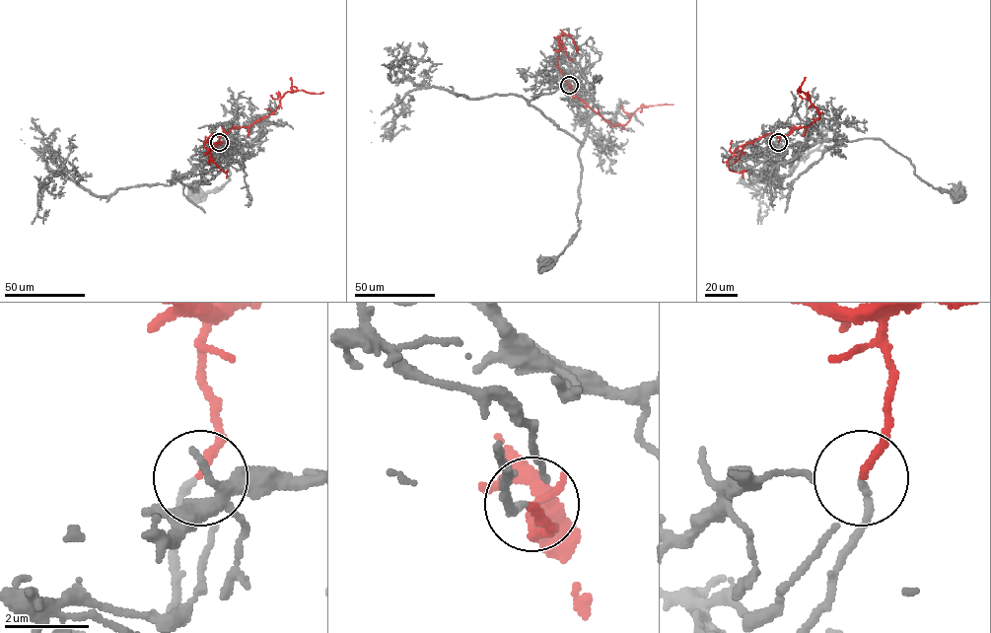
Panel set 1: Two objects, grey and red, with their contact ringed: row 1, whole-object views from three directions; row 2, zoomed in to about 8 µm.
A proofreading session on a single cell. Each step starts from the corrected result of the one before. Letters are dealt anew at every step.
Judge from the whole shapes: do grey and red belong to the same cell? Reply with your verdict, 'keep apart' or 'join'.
keep apart

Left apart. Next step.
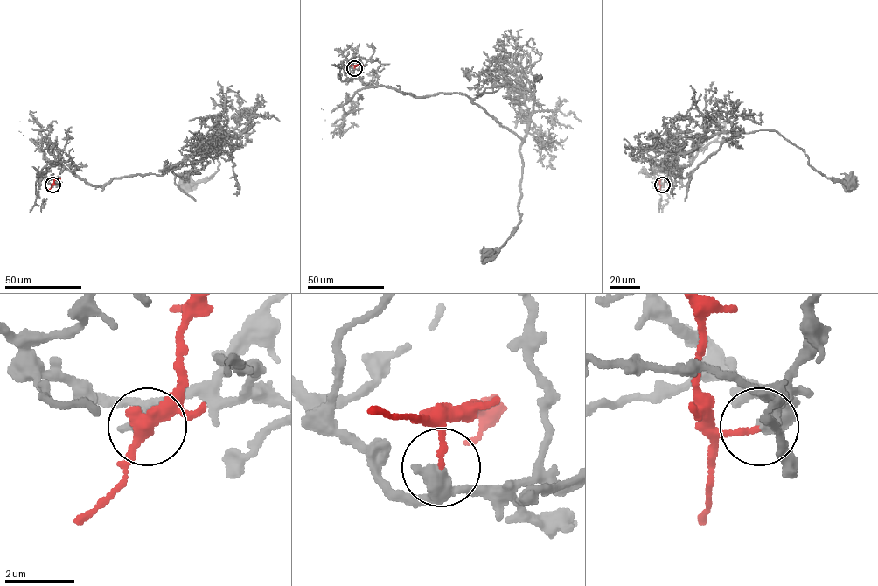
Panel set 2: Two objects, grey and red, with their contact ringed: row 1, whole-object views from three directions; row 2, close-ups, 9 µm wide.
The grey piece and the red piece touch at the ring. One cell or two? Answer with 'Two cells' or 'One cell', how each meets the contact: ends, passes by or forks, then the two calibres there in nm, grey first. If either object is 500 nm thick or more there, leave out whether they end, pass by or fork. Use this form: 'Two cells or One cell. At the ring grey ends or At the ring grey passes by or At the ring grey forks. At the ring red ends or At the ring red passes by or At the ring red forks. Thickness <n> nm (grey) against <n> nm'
One cell. At the ring grey passes by. At the ring red ends. Thickness 360 nm (grey) against 160 nm

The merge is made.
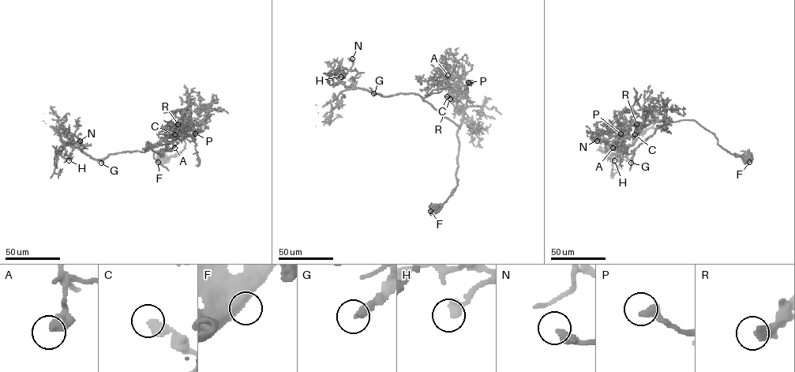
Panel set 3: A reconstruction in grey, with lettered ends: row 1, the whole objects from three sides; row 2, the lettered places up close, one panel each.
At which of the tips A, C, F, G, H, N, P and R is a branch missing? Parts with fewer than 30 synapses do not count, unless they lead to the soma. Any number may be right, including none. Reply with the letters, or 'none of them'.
G, R

